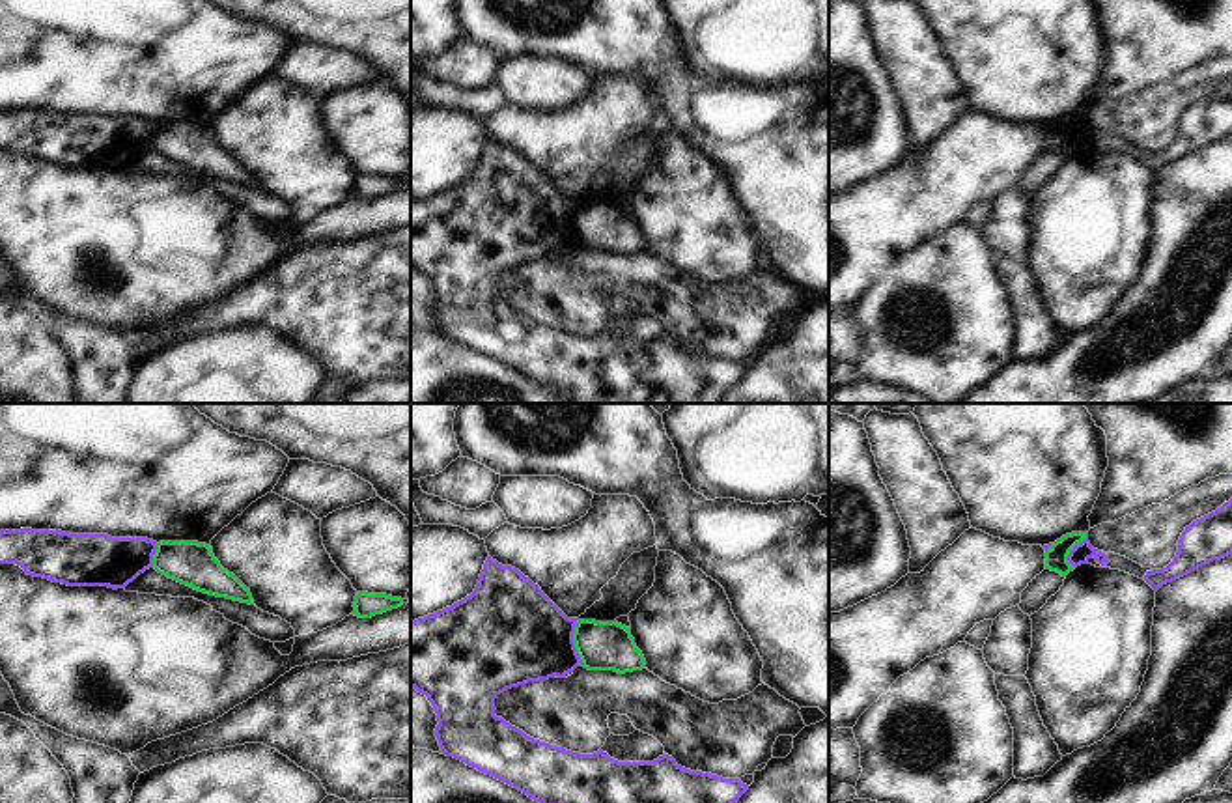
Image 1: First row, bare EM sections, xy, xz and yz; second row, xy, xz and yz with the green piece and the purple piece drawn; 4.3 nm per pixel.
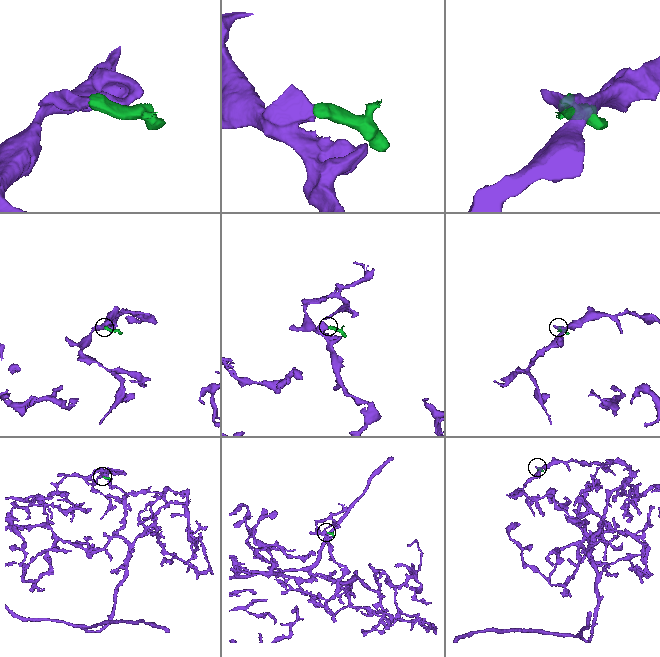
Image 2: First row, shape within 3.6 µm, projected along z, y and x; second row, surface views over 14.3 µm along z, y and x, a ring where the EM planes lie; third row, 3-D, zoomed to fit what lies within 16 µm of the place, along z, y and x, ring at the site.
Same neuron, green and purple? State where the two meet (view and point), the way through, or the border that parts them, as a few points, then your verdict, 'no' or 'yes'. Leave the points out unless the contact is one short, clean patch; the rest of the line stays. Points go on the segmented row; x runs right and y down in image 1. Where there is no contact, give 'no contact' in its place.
contact xz (574, 641); border xz (575, 620), (574, 647), (583, 663); no

